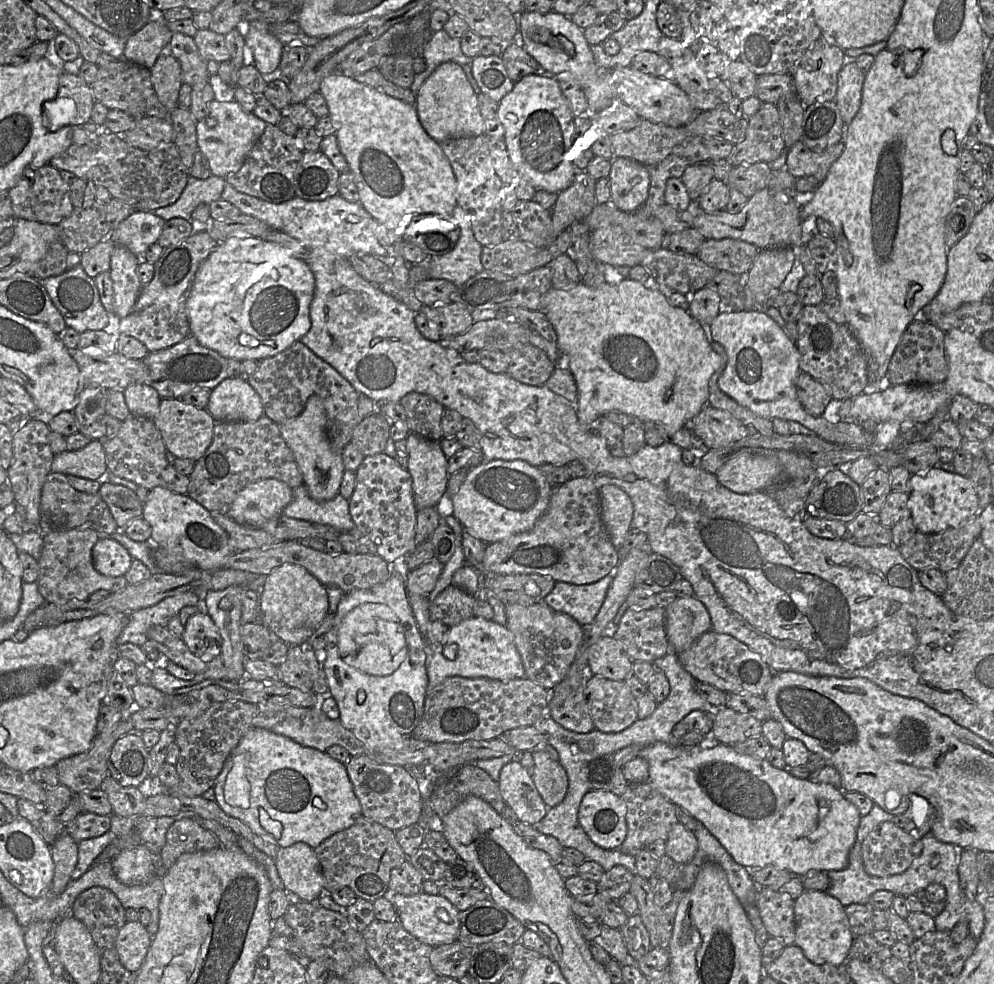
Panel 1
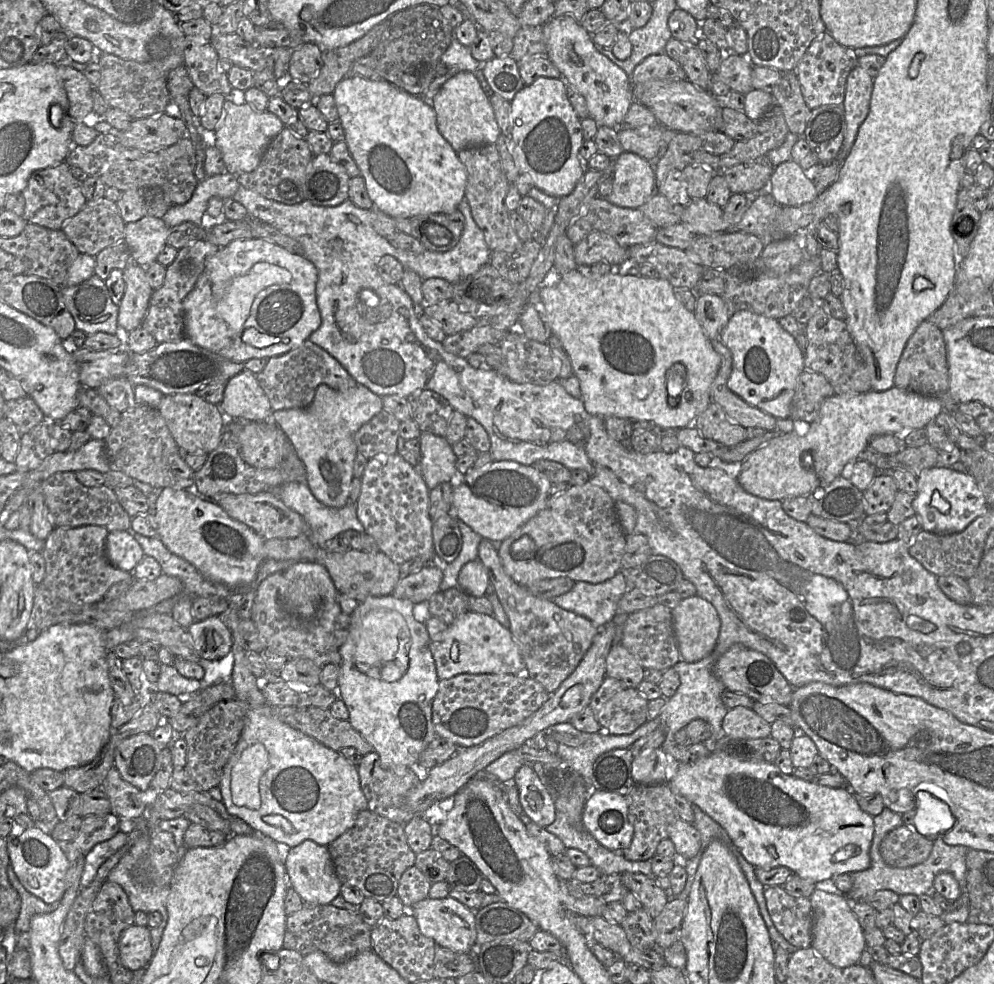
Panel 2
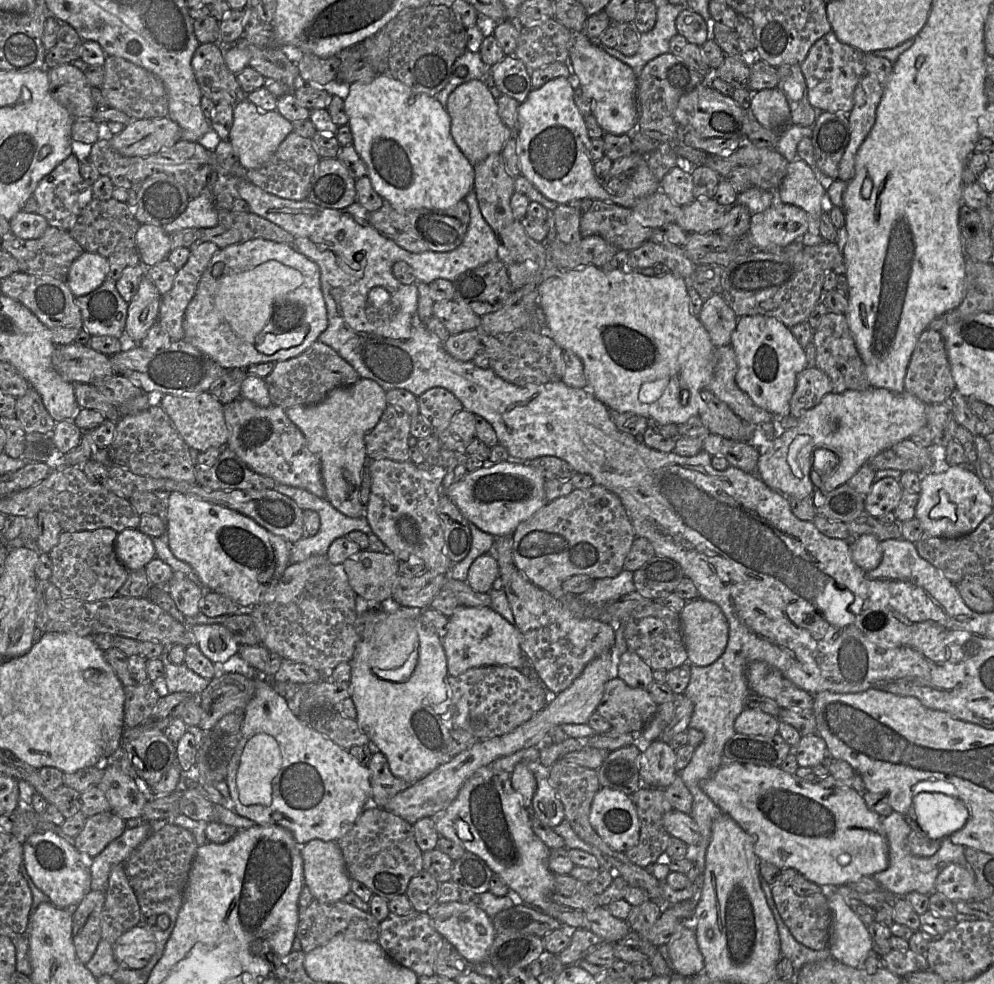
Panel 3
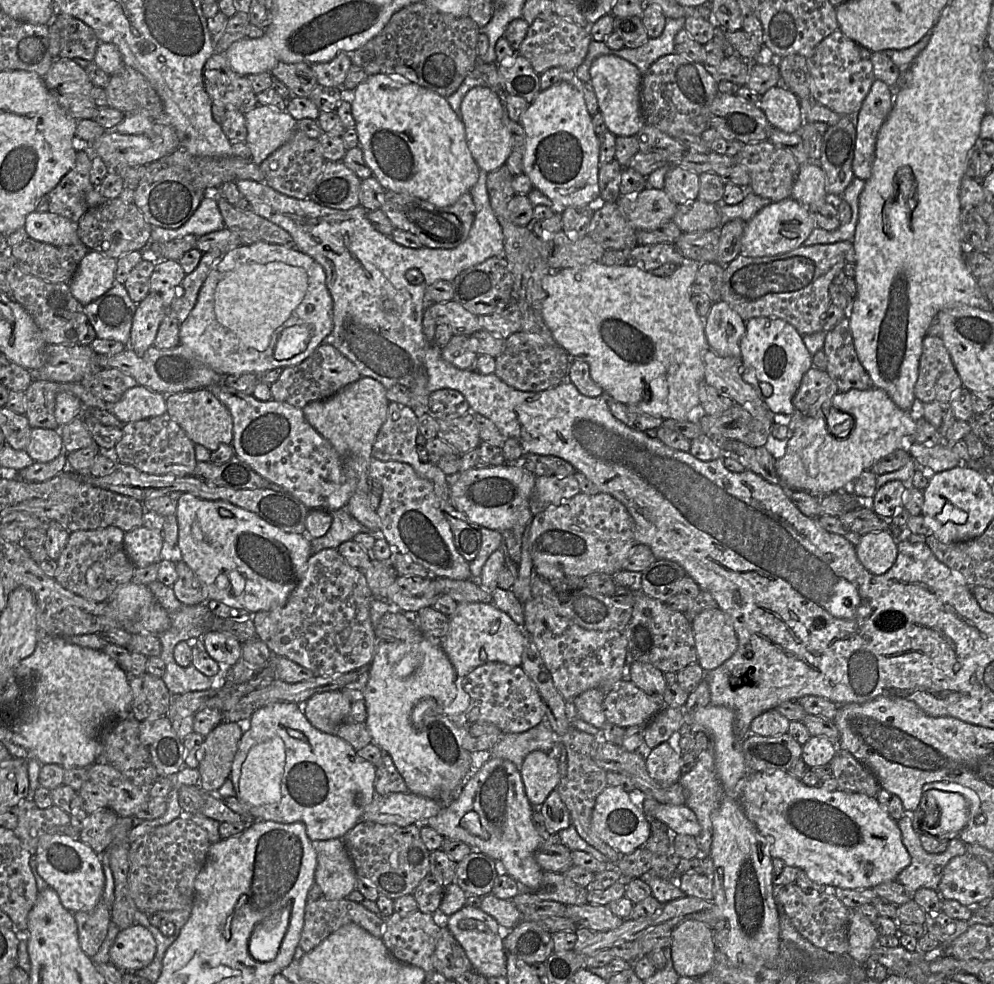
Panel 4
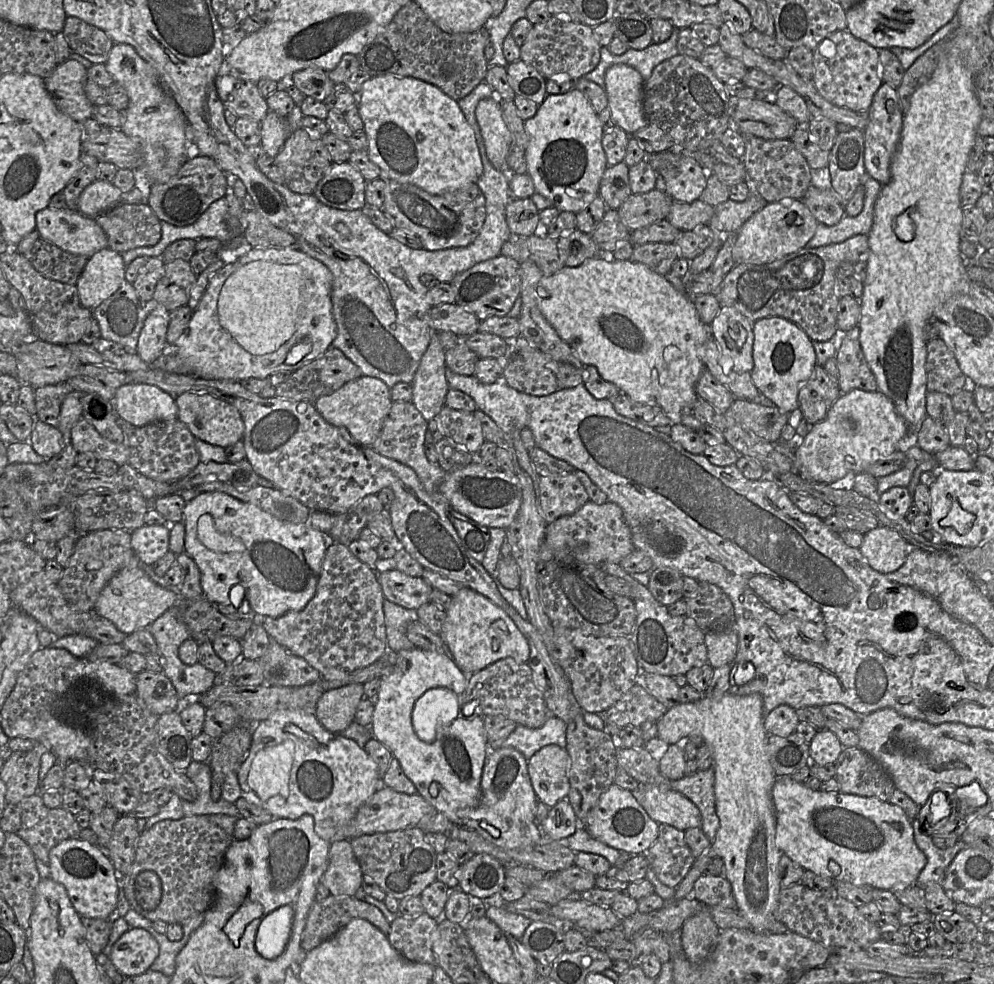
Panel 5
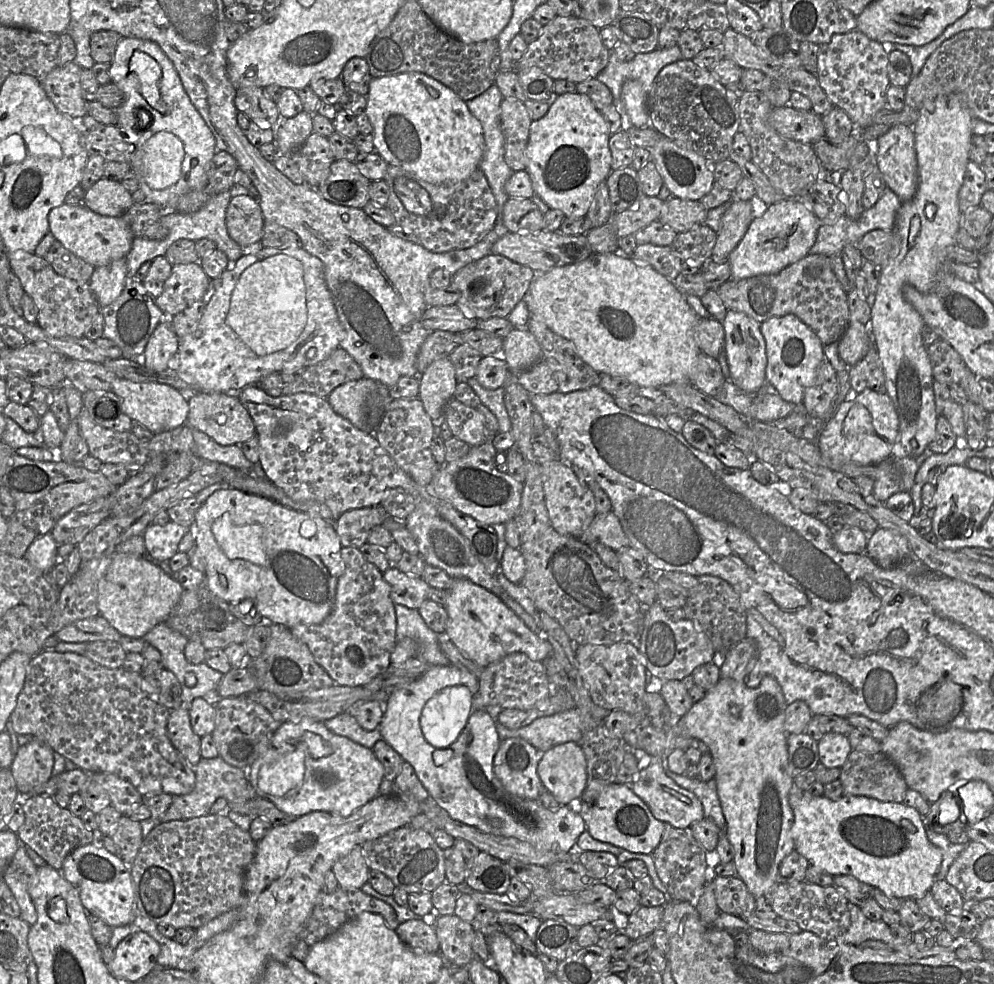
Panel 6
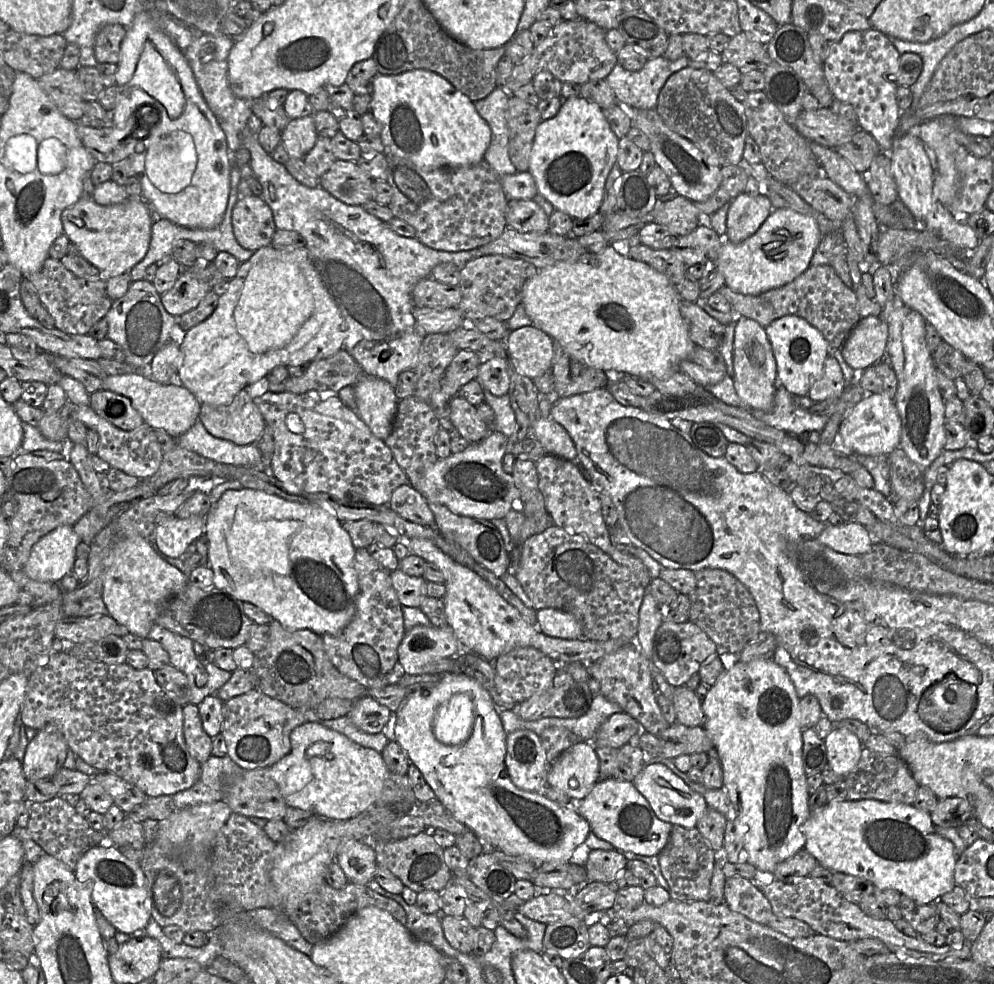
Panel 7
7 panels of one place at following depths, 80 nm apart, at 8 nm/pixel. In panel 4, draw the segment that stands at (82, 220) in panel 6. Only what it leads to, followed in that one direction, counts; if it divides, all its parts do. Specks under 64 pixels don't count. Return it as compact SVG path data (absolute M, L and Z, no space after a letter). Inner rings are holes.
M48 211L29 213L23 229L29 238L55 246L67 246L81 242L77 233L77 222Z

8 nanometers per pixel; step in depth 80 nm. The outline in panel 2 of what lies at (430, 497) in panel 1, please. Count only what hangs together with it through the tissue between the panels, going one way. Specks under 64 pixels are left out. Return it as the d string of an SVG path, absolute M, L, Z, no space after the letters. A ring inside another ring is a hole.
M421 433L420 455L417 469L431 491L444 482L454 482L457 477L457 456L444 437Z

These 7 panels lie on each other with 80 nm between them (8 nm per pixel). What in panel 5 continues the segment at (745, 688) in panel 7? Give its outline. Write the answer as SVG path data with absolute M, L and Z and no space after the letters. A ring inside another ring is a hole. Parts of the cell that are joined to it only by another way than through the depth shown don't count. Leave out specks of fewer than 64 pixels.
M725 693L719 699L702 697L689 703L679 703L667 709L657 720L656 737L668 744L675 744L690 735L703 737L713 755L715 775L715 806L719 817L719 829L710 846L724 861L724 874L732 886L736 907L751 924L751 929L759 929L766 918L775 916L779 903L781 883L779 861L783 852L777 847L776 811L772 799L772 789L778 778L767 754L769 734L764 728L765 713L763 697L759 693L738 696Z

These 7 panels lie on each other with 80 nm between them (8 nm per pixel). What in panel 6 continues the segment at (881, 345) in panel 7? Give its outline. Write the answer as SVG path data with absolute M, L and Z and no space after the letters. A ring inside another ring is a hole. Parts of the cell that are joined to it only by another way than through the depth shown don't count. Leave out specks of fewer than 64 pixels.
M853 322L848 324L838 341L839 356L846 364L853 366L864 358L871 346L869 325Z

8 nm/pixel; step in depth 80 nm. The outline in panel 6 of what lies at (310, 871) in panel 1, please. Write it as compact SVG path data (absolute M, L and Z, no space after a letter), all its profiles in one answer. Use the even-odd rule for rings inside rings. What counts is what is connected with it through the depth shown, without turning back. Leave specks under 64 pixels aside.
M361 845L354 847L346 856L336 861L331 870L339 887L344 890L361 889L368 882L370 874Z

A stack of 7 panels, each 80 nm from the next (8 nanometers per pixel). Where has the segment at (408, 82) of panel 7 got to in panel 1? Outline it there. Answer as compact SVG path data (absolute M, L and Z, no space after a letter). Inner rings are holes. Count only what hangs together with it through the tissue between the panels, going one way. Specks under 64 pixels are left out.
M331 74L330 76L324 78L320 84L319 93L324 96L327 102L329 116L335 128L335 136L337 138L339 148L357 180L360 204L378 223L383 224L387 229L393 231L399 239L402 238L406 227L415 218L421 218L424 216L452 216L453 210L457 206L456 177L440 143L431 138L423 128L416 107L382 93L371 86L358 82L352 76L346 76L343 74Z

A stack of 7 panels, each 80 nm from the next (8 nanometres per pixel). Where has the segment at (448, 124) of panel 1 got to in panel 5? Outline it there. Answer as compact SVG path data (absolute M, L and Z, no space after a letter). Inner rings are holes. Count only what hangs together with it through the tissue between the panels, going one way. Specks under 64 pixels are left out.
M497 97L480 100L475 116L488 160L496 169L507 171L512 135L503 118L501 102Z

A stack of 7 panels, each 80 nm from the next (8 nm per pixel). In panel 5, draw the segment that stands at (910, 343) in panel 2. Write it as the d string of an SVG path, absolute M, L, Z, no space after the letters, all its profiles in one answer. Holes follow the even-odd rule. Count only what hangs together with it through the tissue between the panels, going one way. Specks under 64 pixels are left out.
M941 337L927 342L926 374L928 392L953 396L966 386L968 378Z

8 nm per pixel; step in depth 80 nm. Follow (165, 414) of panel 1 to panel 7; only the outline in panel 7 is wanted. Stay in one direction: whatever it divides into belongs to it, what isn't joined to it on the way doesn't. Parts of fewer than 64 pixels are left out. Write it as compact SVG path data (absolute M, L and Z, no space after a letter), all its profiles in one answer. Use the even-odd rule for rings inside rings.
M245 389L228 405L201 404L198 420L212 436L237 445L256 443L266 428L259 408Z

